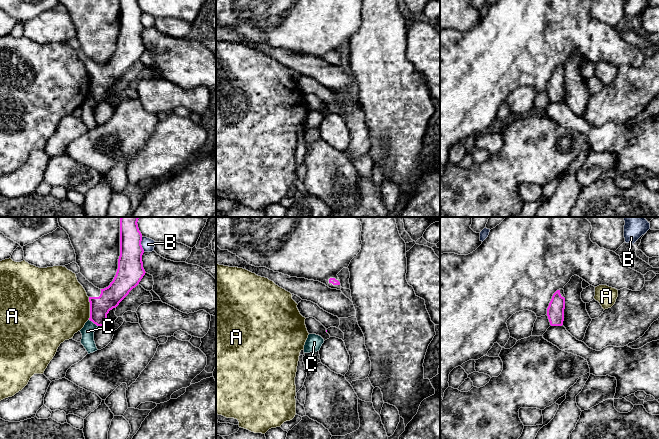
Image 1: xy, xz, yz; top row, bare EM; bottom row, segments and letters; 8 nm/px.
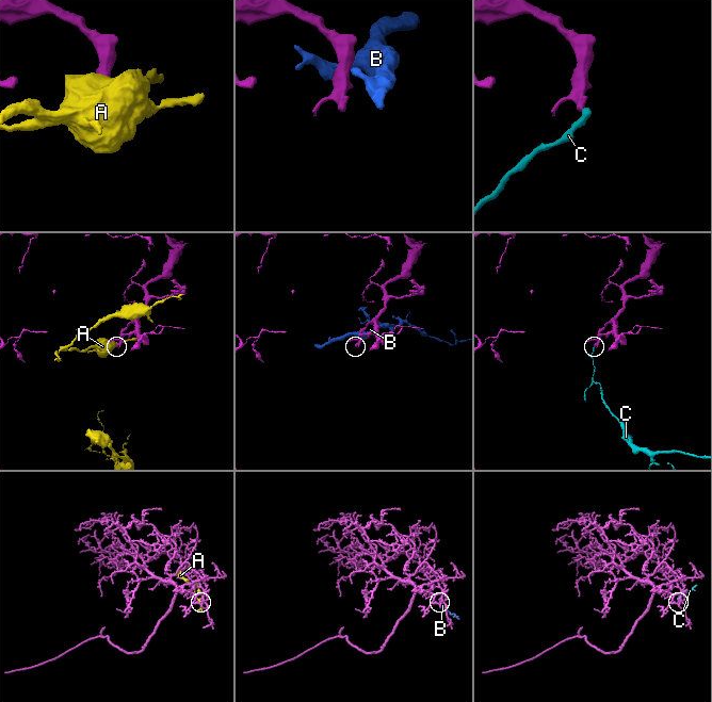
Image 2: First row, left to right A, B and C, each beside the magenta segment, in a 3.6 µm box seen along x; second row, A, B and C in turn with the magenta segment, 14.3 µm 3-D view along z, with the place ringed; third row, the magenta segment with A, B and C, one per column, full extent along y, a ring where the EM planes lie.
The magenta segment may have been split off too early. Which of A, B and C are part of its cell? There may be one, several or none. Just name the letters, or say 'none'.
none

